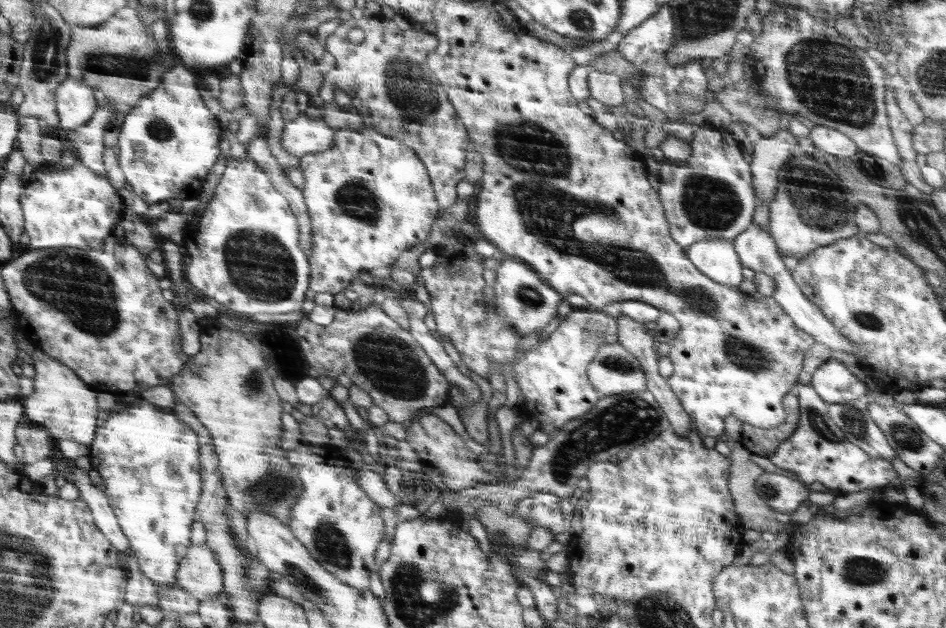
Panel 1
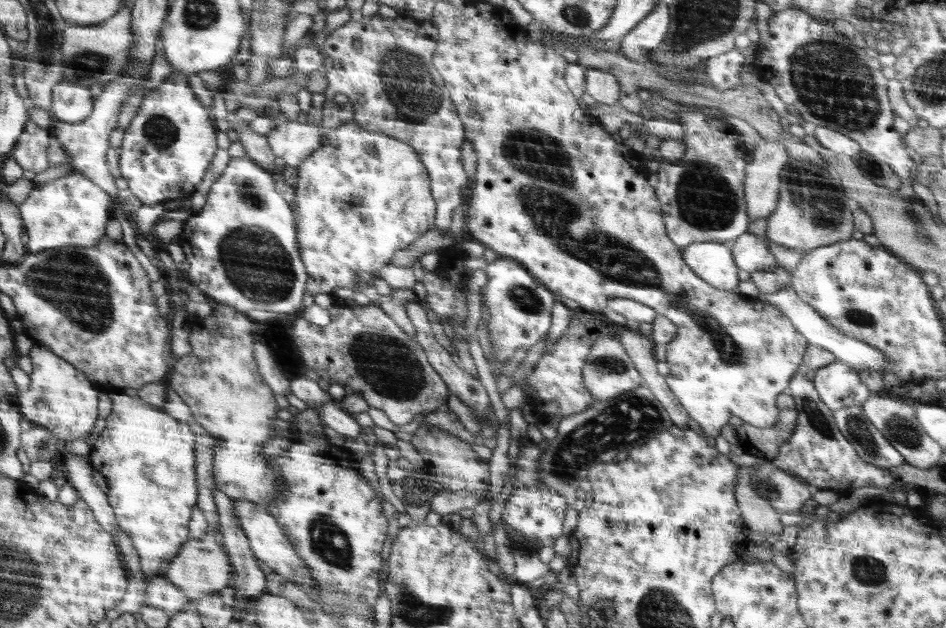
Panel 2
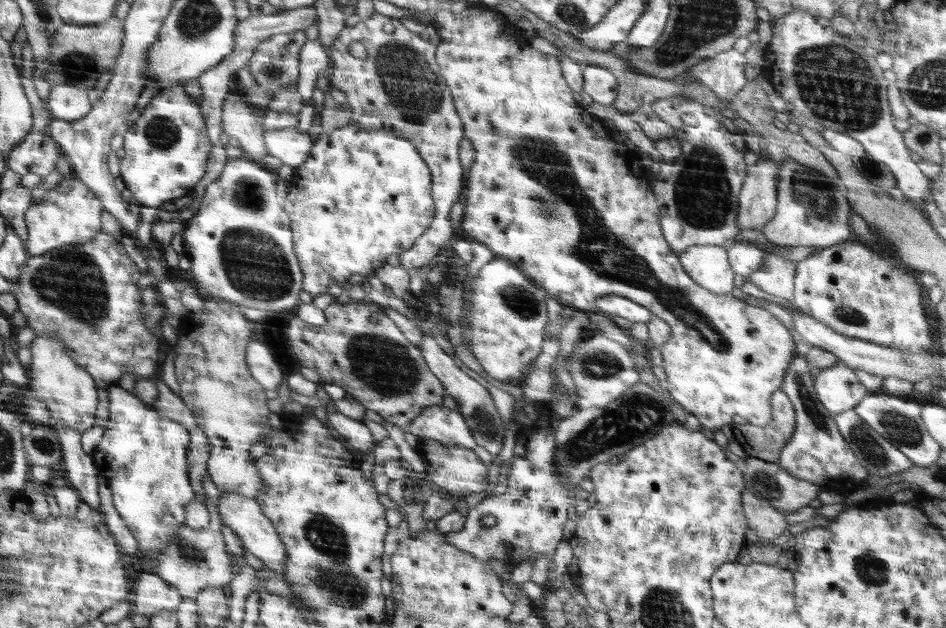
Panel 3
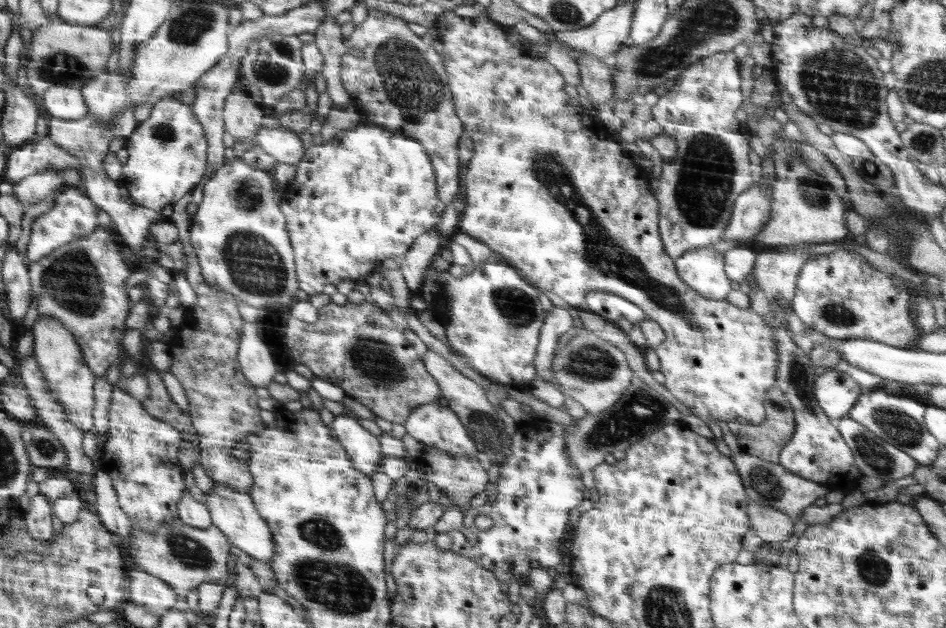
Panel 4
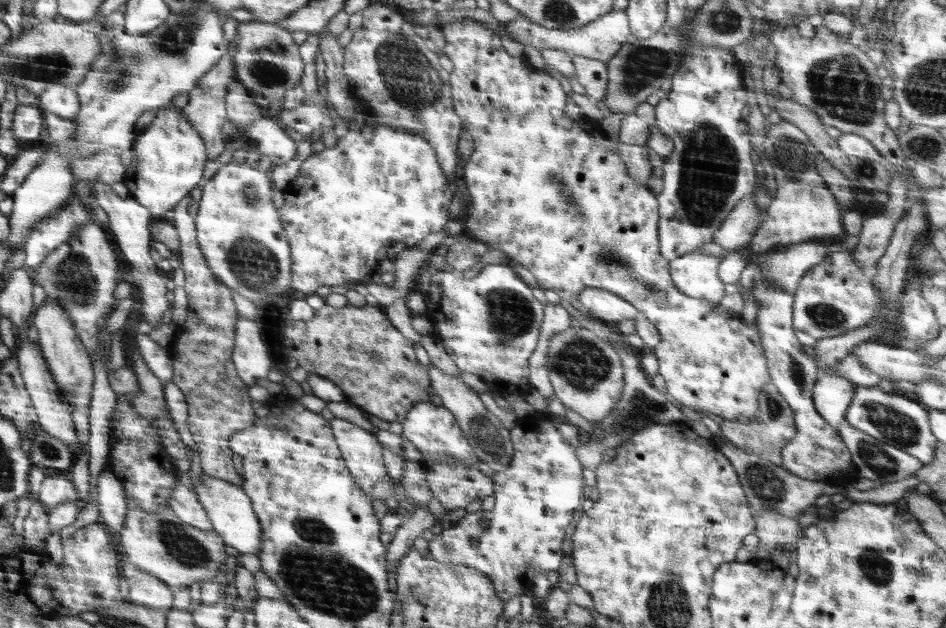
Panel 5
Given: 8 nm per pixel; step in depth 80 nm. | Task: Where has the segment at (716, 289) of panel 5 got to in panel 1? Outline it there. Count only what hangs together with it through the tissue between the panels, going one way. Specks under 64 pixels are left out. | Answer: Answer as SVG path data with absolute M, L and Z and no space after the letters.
M714 238L694 242L686 250L686 257L702 275L730 287L739 287L745 280L742 264L732 240Z

